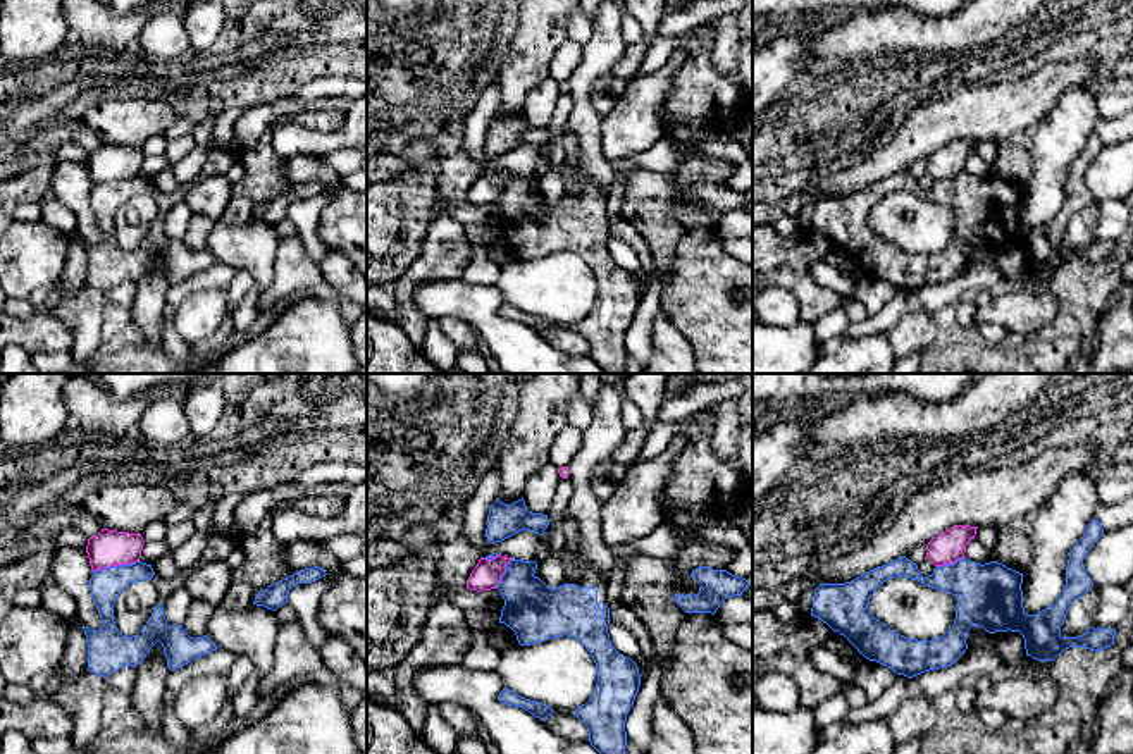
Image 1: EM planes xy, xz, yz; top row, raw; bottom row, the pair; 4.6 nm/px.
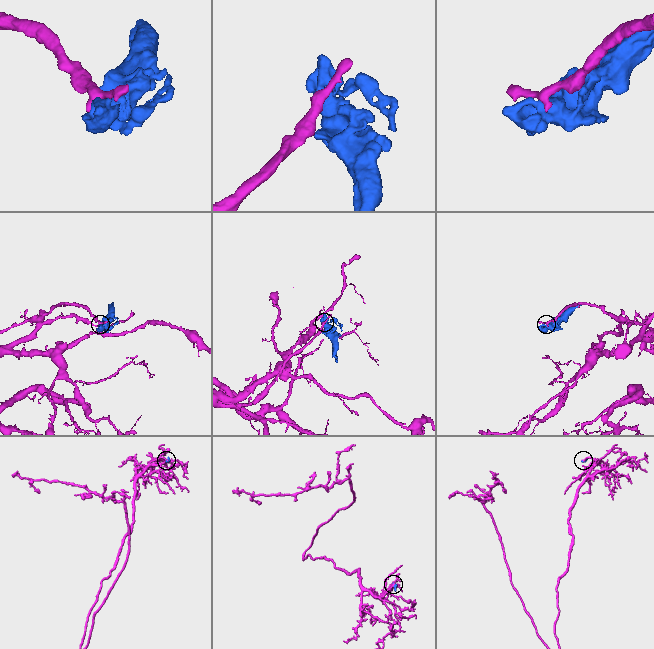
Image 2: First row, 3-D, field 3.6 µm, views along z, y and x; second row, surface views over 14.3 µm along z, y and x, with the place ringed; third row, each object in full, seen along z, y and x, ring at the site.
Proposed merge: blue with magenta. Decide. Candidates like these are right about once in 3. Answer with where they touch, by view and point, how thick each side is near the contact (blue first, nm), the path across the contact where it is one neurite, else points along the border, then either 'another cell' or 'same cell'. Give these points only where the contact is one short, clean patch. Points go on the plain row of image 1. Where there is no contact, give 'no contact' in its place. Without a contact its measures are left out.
contact xy (116, 181); calibres 150 and 170 nm; border xy (138, 174), (93, 186); another cell

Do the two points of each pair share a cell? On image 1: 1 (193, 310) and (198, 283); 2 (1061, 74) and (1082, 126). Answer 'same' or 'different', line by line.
1: different
2: different

